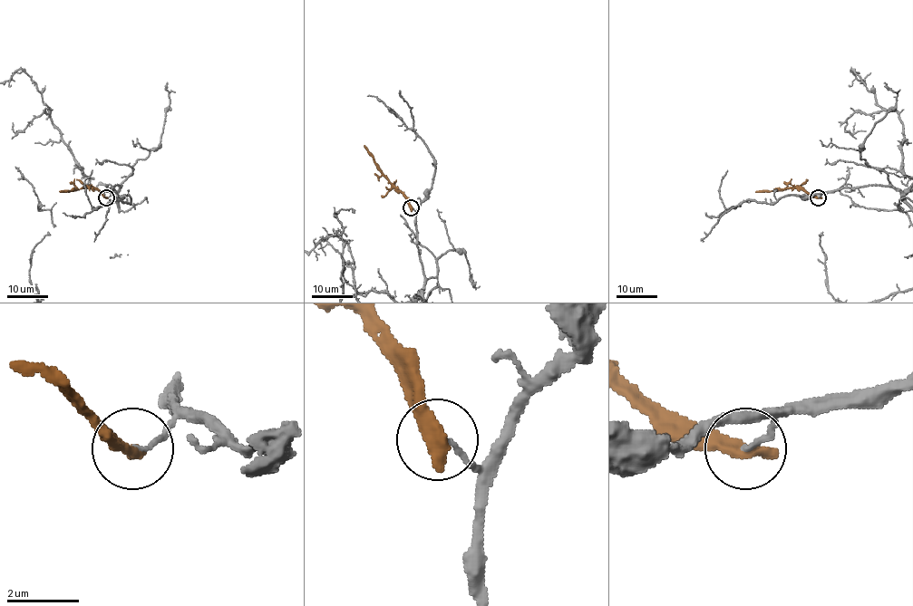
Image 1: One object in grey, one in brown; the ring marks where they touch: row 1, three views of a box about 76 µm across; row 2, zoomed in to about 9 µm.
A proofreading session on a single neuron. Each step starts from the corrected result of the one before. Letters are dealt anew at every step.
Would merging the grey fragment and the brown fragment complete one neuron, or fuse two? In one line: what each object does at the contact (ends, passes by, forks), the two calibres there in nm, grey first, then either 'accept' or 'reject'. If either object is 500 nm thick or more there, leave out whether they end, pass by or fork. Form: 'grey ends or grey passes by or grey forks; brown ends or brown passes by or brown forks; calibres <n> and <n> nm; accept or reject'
grey ends; brown ends; calibres 120 and 480 nm; reject

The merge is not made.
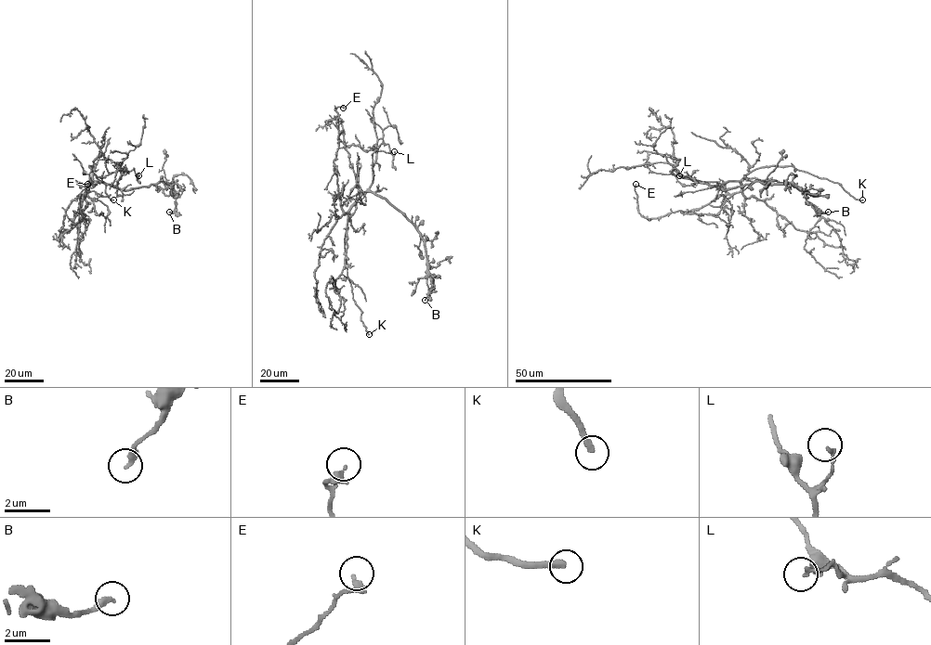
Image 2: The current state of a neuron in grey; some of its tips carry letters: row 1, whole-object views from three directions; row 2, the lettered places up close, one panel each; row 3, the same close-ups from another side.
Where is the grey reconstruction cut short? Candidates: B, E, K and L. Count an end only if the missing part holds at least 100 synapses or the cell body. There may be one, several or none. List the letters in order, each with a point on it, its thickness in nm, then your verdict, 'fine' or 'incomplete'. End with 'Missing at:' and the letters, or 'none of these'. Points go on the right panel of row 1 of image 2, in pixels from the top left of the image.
B: at (828, 212); 280 nm thick; fine
E: at (635, 184); 320 nm thick; fine
K: at (862, 199); 300 nm thick; incomplete
L: at (679, 175); 150 nm thick; fine
Missing at: K

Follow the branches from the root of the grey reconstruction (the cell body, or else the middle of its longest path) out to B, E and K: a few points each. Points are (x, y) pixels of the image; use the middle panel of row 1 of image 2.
B: (350, 209), (364, 193), (374, 192), (413, 225), (424, 242), (431, 277), (425, 300)
E: (350, 209), (342, 211), (334, 171), (338, 147), (338, 114), (334, 109), (343, 108)
K: (350, 209), (345, 235), (347, 276), (353, 300), (361, 311), (360, 320), (369, 334)

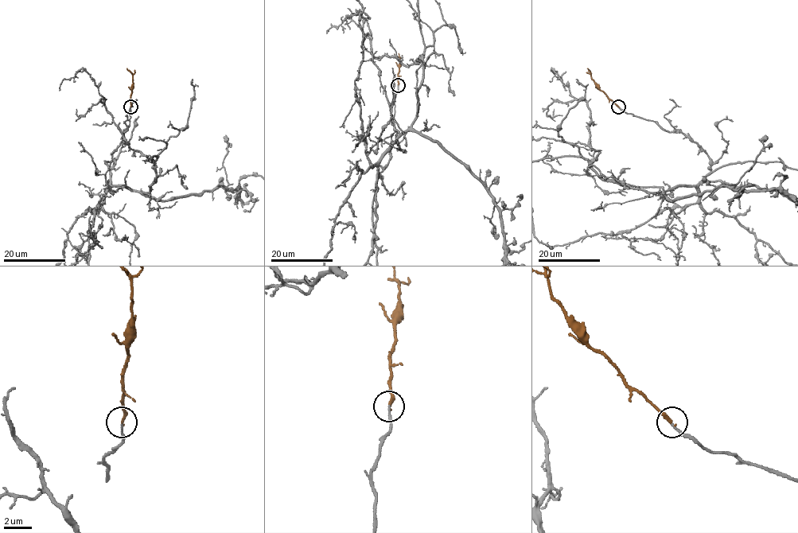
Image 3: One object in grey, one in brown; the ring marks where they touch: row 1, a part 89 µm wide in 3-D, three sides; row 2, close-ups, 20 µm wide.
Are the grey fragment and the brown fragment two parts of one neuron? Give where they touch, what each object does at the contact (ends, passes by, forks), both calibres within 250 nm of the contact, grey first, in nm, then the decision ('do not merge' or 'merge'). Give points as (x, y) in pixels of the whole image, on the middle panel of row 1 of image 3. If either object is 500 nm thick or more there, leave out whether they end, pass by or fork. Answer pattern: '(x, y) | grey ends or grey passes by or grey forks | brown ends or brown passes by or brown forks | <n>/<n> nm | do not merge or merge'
(398, 85) | grey ends | brown ends | 140/220 nm | merge

